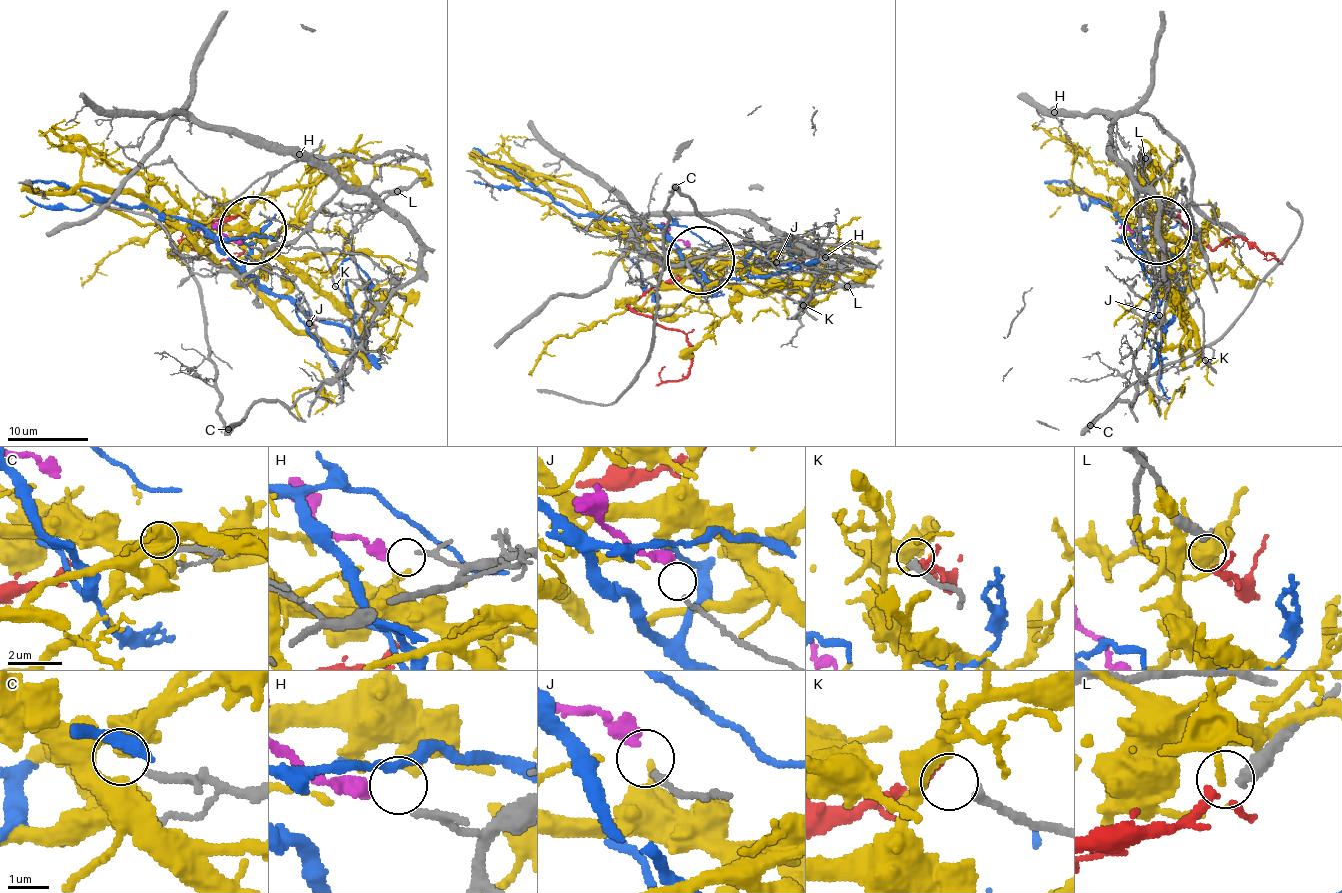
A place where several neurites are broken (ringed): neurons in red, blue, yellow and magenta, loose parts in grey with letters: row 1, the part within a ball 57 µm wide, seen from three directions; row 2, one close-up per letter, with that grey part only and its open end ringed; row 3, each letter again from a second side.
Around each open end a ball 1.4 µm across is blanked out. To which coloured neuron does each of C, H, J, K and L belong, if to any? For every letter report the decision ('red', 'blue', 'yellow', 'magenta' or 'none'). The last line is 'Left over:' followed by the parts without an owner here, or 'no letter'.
C: none
H: none
J: magenta
K: none
L: red
Left over: C, H, K

